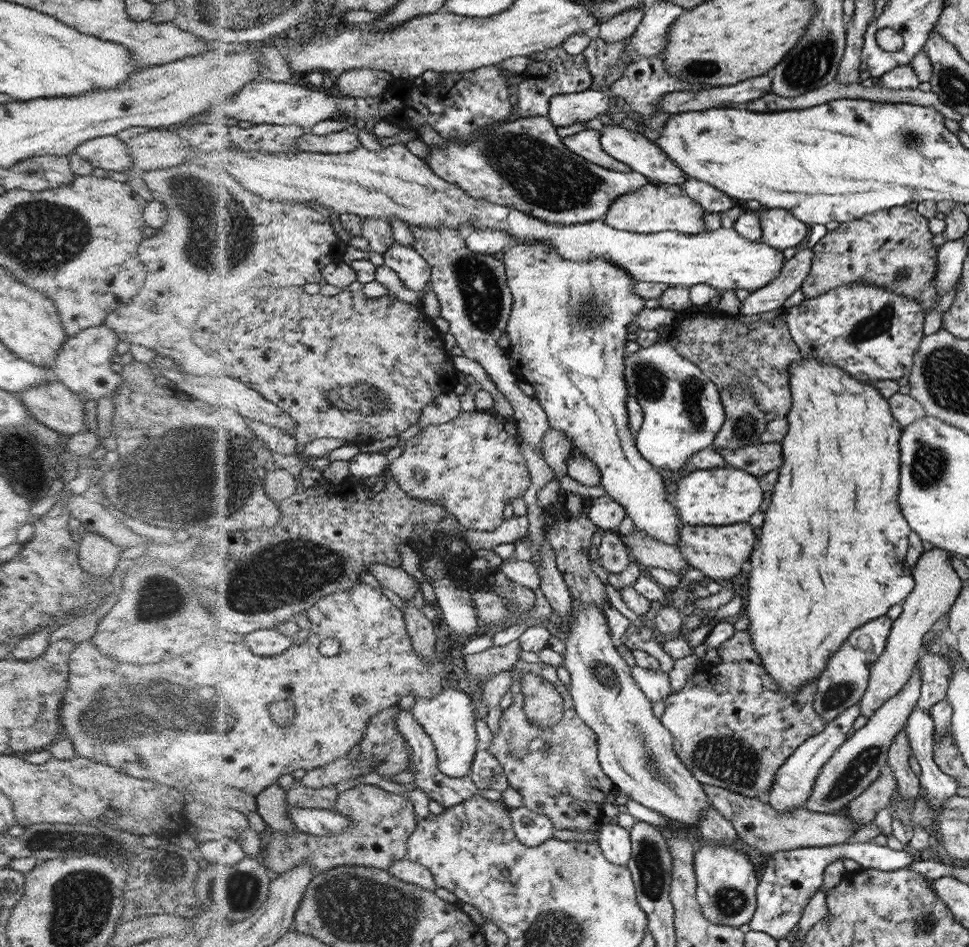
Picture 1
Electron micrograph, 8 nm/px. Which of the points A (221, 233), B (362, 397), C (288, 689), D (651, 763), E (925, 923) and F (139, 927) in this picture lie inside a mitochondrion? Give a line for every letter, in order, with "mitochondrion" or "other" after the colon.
A: mitochondrion
B: mitochondrion
C: other
D: mitochondrion
E: mitochondrion
F: other

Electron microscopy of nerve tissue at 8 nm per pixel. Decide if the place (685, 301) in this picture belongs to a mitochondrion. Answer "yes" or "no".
no

